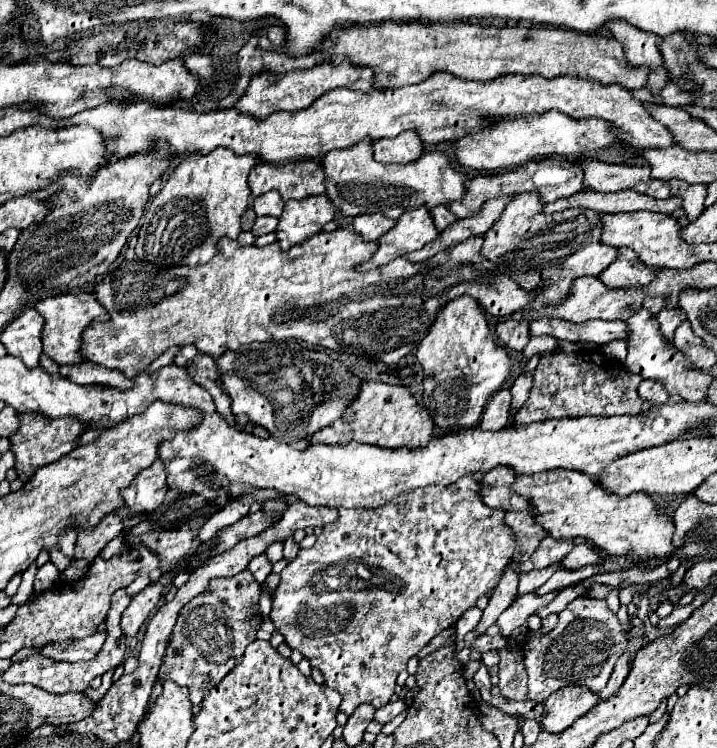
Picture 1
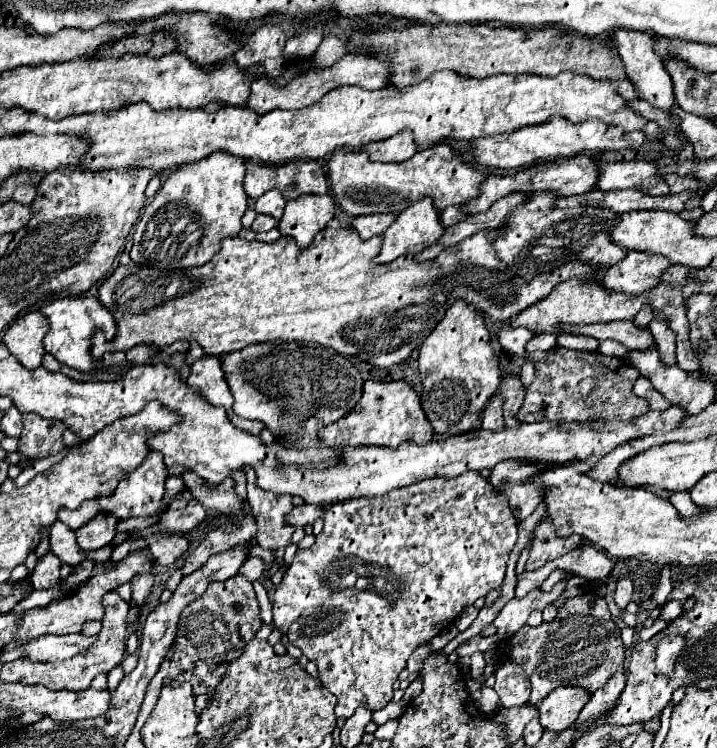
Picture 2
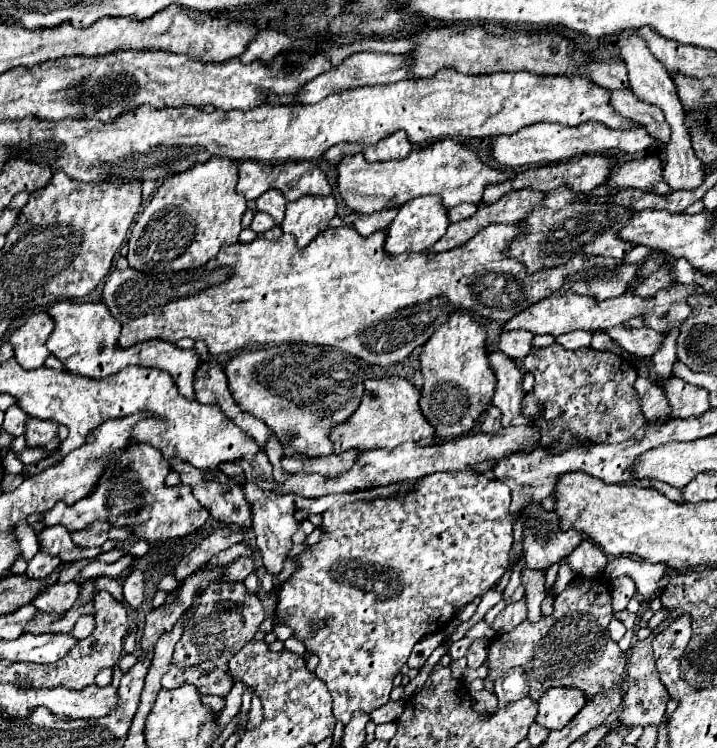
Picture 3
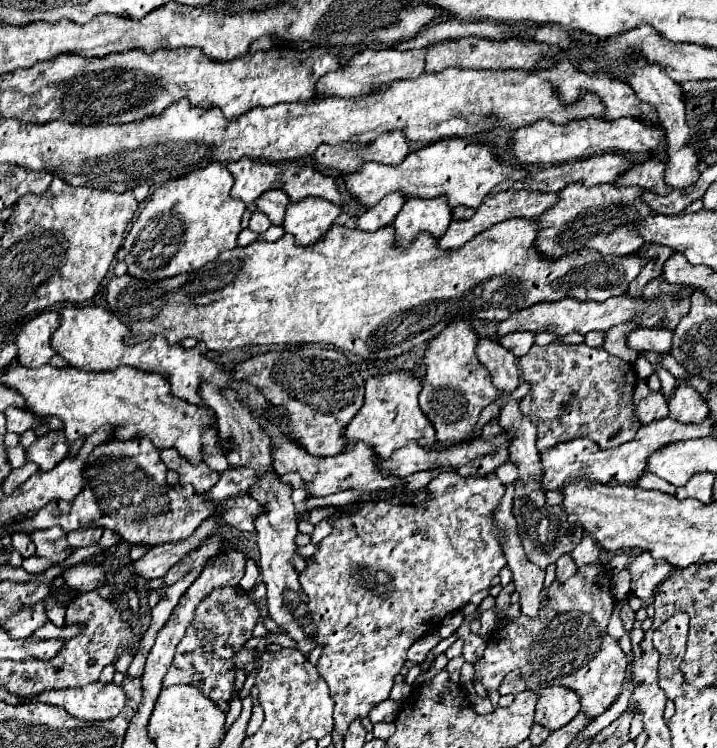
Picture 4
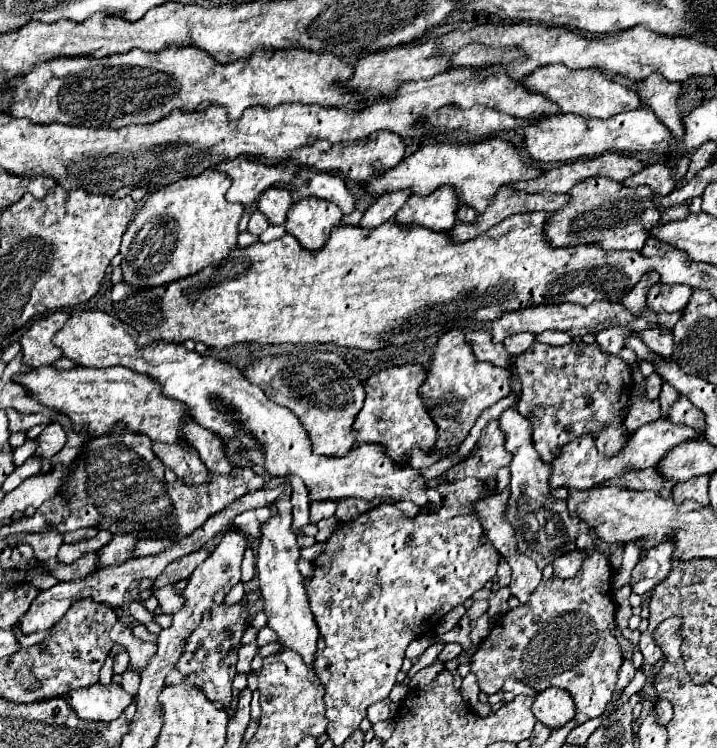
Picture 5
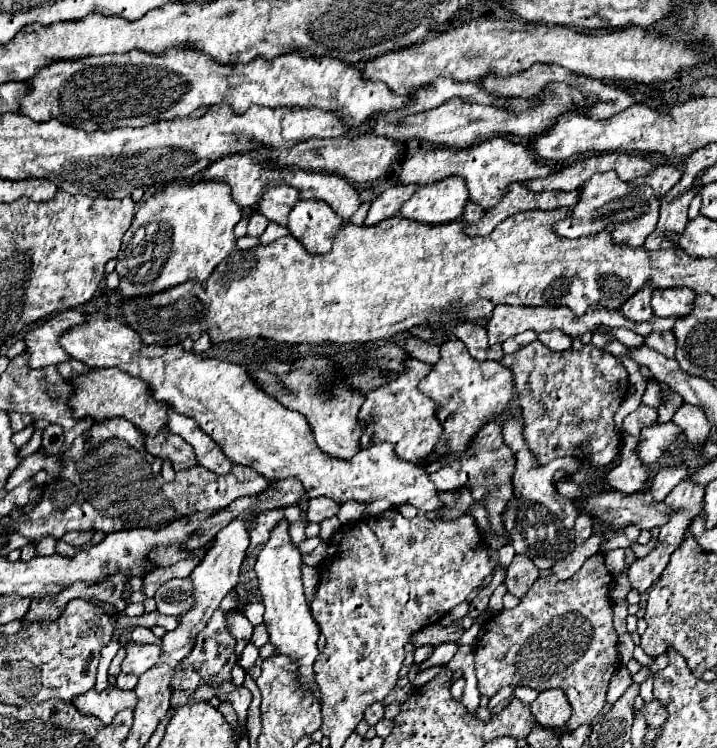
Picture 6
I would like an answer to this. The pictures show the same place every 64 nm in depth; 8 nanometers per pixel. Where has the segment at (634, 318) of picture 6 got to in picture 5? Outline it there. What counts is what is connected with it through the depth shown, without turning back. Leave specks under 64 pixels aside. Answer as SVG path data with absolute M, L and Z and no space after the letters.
M650 272L650 274L646 274L646 276L642 276L640 278L640 282L624 296L624 300L622 300L622 304L632 312L632 314L636 314L636 316L640 316L640 312L644 312L644 308L648 306L646 304L646 294L648 294L648 288L652 288L652 284L656 284L658 282L658 274L656 272Z

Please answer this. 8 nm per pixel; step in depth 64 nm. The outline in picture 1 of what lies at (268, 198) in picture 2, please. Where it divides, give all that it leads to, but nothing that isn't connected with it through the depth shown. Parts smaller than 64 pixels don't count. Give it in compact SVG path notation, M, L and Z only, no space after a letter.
M268 192L264 196L256 196L252 208L254 208L254 212L258 216L274 216L274 218L280 218L280 214L284 210L284 200L280 198L278 192Z

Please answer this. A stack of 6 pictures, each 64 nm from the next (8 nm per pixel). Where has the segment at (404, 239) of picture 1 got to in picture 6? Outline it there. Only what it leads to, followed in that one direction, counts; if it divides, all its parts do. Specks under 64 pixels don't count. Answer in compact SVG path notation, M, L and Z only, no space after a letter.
M452 176L438 180L438 184L424 184L424 188L418 188L402 206L400 214L424 224L442 224L458 220L464 212L466 202L468 188L464 180Z

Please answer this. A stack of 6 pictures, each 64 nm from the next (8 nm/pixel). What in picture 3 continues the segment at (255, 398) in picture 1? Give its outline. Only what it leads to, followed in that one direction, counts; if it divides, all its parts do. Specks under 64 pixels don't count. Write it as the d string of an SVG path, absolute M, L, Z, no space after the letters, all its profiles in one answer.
M276 344L256 352L244 352L232 358L224 370L228 378L228 386L232 390L234 400L246 412L264 420L276 438L282 442L286 452L298 452L310 458L328 456L334 452L330 430L336 424L342 424L356 412L360 400L364 396L364 376L358 366L340 350L328 346L308 346L308 344Z

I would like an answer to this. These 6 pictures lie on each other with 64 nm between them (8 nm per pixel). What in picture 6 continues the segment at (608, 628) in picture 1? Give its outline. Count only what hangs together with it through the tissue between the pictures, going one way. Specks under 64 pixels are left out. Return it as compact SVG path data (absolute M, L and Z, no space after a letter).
M596 552L584 566L568 580L560 582L556 576L538 578L520 604L512 610L502 610L486 622L486 632L474 646L474 666L478 678L478 690L482 696L492 698L502 686L530 686L536 690L562 688L572 706L572 716L566 724L568 730L576 730L592 722L606 704L606 690L612 674L618 670L616 642L618 634L612 626L612 602L610 602L612 576L604 566L604 554Z

